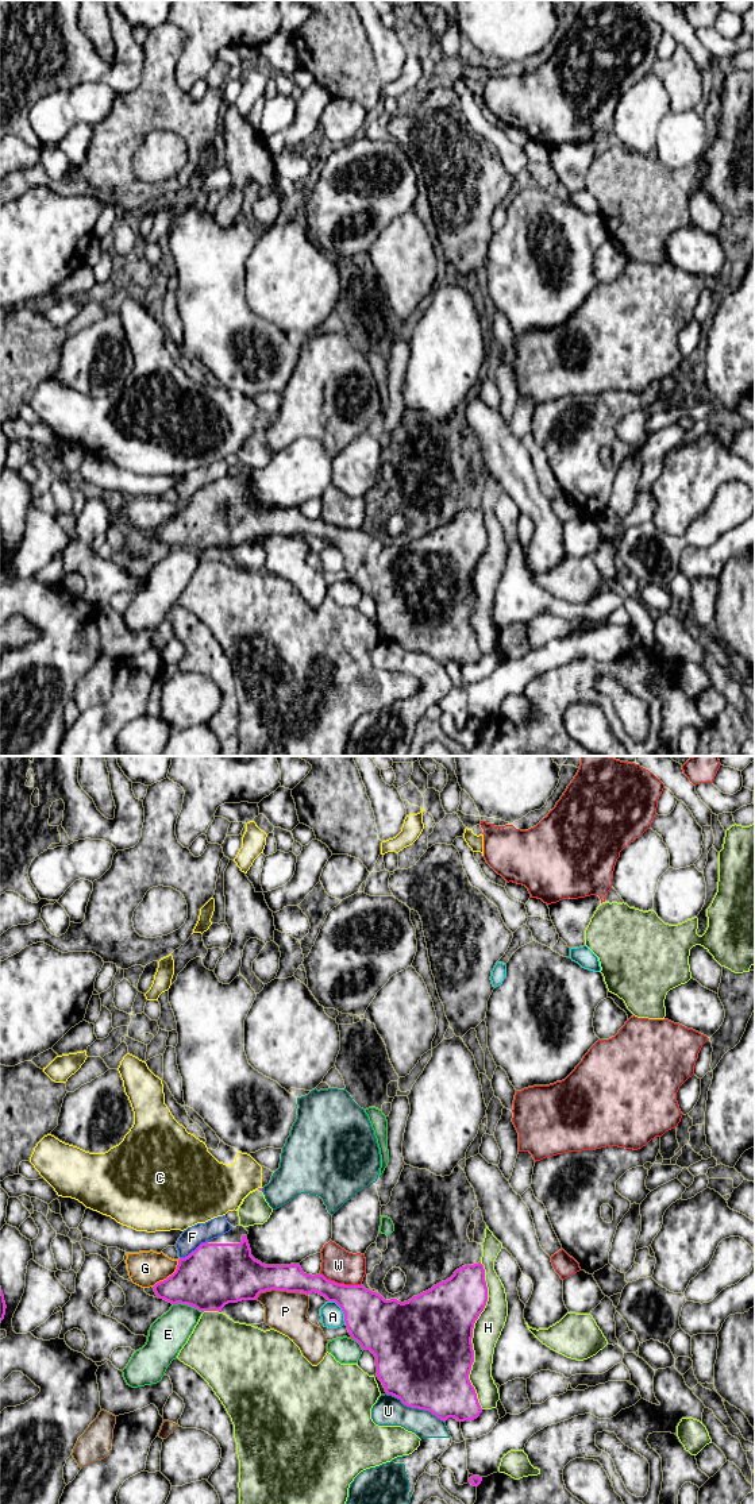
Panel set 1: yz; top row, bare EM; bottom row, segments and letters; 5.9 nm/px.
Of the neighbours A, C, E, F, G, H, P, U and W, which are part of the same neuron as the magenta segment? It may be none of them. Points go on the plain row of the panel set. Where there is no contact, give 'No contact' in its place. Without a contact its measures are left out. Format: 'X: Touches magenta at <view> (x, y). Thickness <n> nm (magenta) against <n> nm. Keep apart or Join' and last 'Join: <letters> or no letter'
A: Touches magenta at yz (342, 554). Thickness 320 nm (magenta) against 140 nm. Keep apart
C: Touches magenta at yz (258, 432). Thickness 20 nm (magenta) against 300 nm. Keep apart
E: Touches magenta at yz (188, 548). Thickness 380 nm (magenta) against 220 nm. Keep apart
F: Touches magenta at yz (195, 494). Thickness 380 nm (magenta) against 120 nm. Keep apart
G: Touches magenta at yz (169, 520). Thickness 380 nm (magenta) against 200 nm. Keep apart
H: Touches magenta at yz (472, 579). Thickness 500 nm (magenta) against 170 nm. Keep apart
P: Touches magenta at yz (276, 533). Thickness 300 nm (magenta) against 240 nm. Keep apart
U: Touches magenta at yz (415, 651). Thickness 500 nm (magenta) against 180 nm. Keep apart
W: Touches magenta at yz (341, 528). Thickness 280 nm (magenta) against 200 nm. Keep apart
Join: no letter

